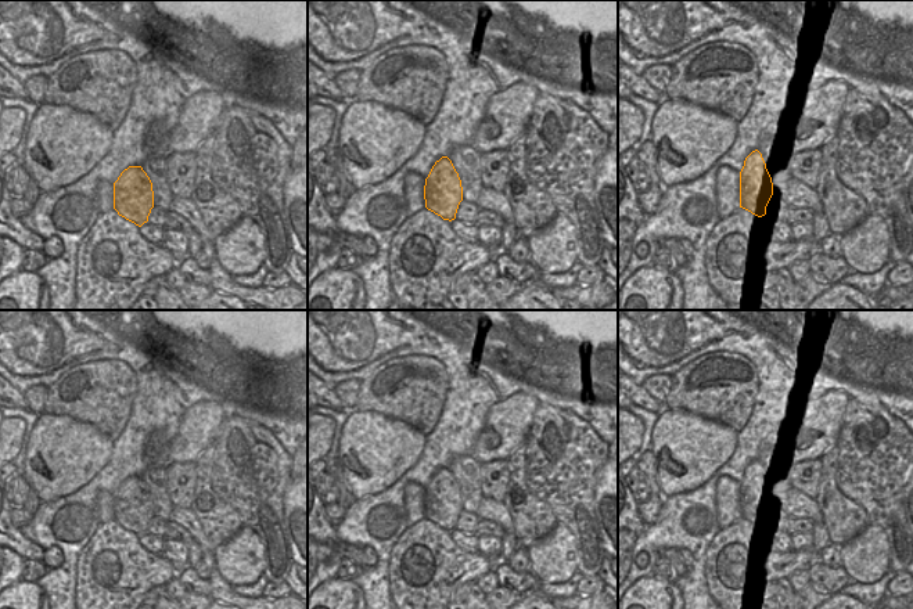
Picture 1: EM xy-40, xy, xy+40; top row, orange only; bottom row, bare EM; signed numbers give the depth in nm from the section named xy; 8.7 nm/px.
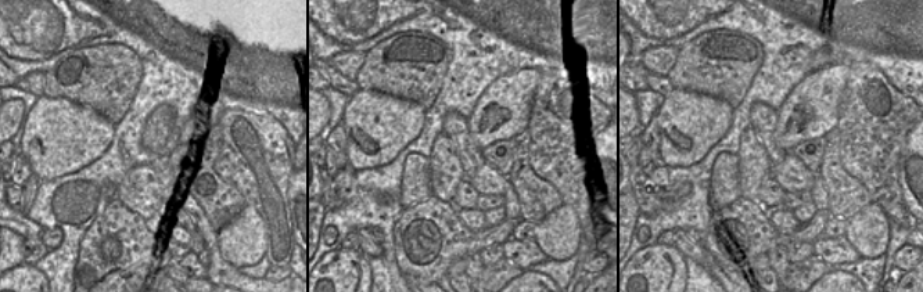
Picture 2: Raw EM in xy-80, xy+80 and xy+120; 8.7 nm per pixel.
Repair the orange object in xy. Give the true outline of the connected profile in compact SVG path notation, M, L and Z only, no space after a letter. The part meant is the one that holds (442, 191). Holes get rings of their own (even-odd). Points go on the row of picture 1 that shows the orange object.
M447 156L436 161L425 179L424 199L425 208L443 220L456 219L463 201L463 187L459 173Z

